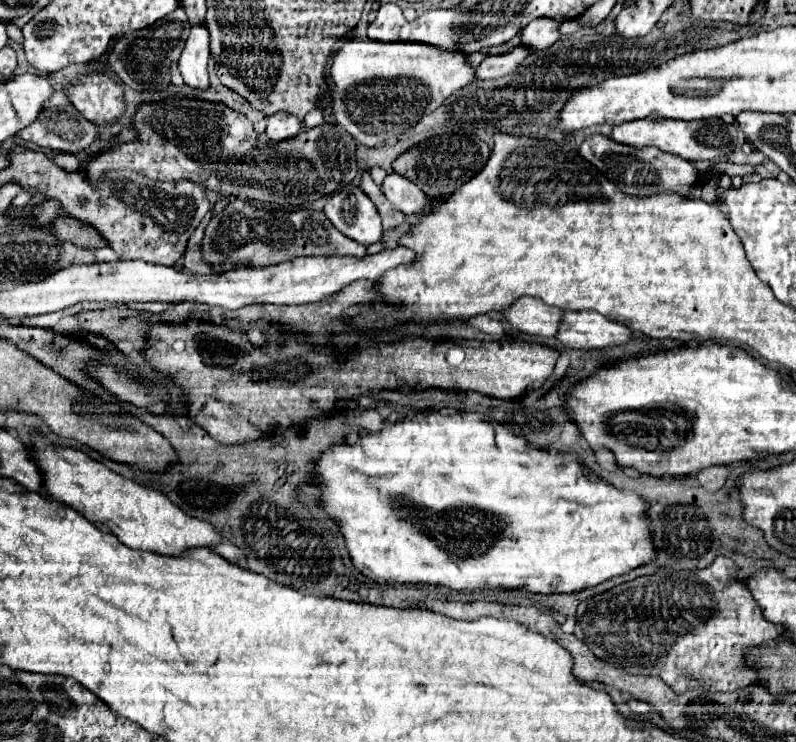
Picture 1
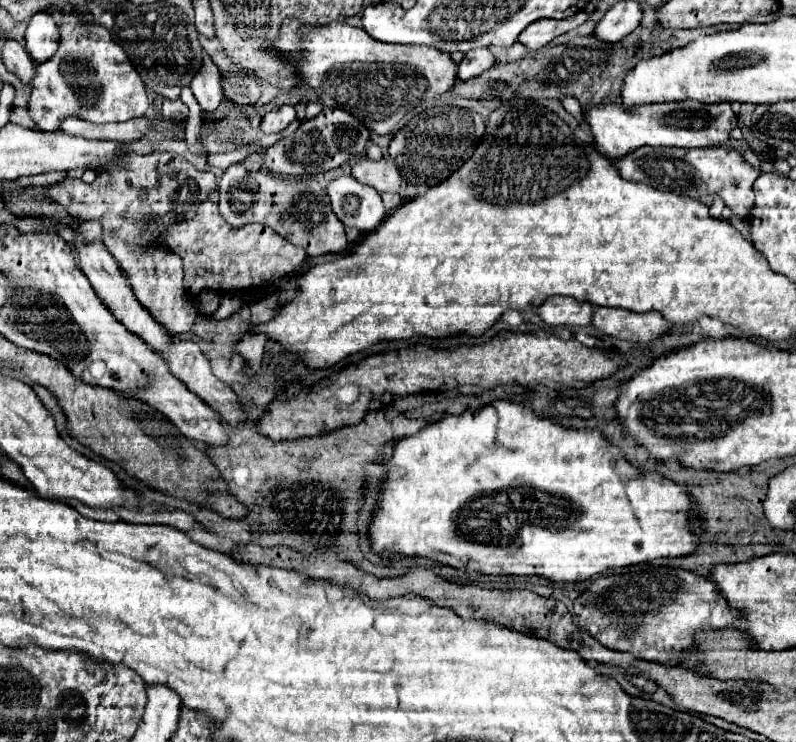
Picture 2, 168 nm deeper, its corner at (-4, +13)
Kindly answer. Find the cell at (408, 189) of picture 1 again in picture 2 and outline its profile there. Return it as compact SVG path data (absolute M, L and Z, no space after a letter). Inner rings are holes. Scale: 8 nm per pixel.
M359 157L353 167L351 167L351 175L359 181L359 183L365 183L373 189L377 189L379 193L383 191L391 191L391 193L397 193L399 187L403 187L401 183L401 173L399 169L395 167L395 163L391 161L371 161L367 157Z

